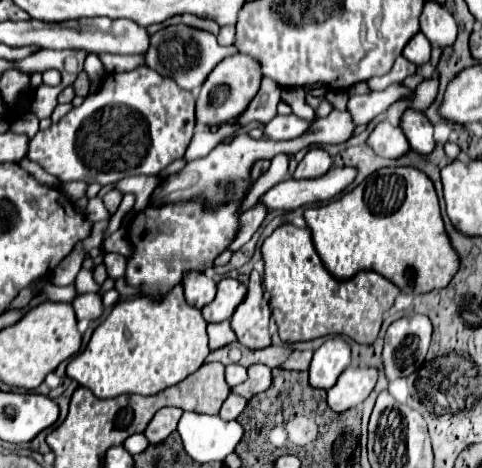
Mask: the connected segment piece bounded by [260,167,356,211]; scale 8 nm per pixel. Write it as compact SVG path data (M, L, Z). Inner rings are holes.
M332 167L326 175L316 179L286 179L274 185L268 193L260 197L260 203L268 211L294 211L302 205L328 201L346 189L356 177L356 169L352 167Z

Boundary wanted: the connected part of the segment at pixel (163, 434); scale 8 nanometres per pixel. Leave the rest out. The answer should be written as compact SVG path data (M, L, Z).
M164 407L160 409L160 411L154 415L154 419L150 421L148 429L144 431L144 435L148 437L148 441L150 441L152 445L162 443L170 433L176 431L178 419L182 417L182 413L184 413L184 411L176 407Z

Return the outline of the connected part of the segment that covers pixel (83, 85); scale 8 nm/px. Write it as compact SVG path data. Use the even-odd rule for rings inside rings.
M82 71L78 75L78 79L74 81L74 89L76 89L76 95L80 95L80 97L86 97L90 93L90 77L86 71Z

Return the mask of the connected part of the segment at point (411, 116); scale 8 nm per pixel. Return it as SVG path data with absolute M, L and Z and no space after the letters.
M408 109L400 117L400 127L402 133L406 135L410 147L422 155L428 155L434 149L434 137L432 137L432 123L422 111Z

